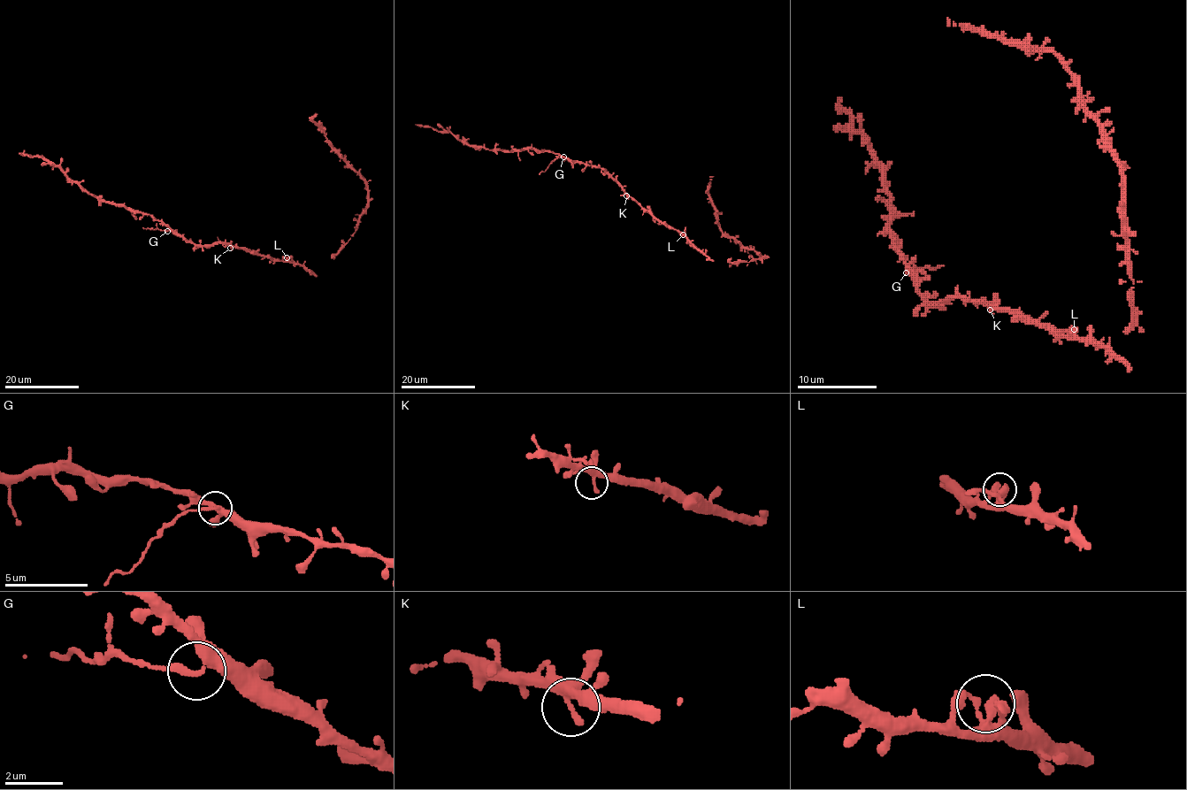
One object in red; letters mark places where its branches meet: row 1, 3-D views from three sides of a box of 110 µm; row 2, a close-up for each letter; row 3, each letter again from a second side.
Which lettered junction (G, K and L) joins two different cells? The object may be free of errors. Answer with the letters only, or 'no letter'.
G

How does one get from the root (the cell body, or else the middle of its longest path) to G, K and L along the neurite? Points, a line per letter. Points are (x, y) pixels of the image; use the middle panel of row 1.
G: (662, 224), (645, 211), (605, 171), (571, 162), (563, 157)
K: (662, 224), (626, 195)
L: (662, 224), (683, 234)

